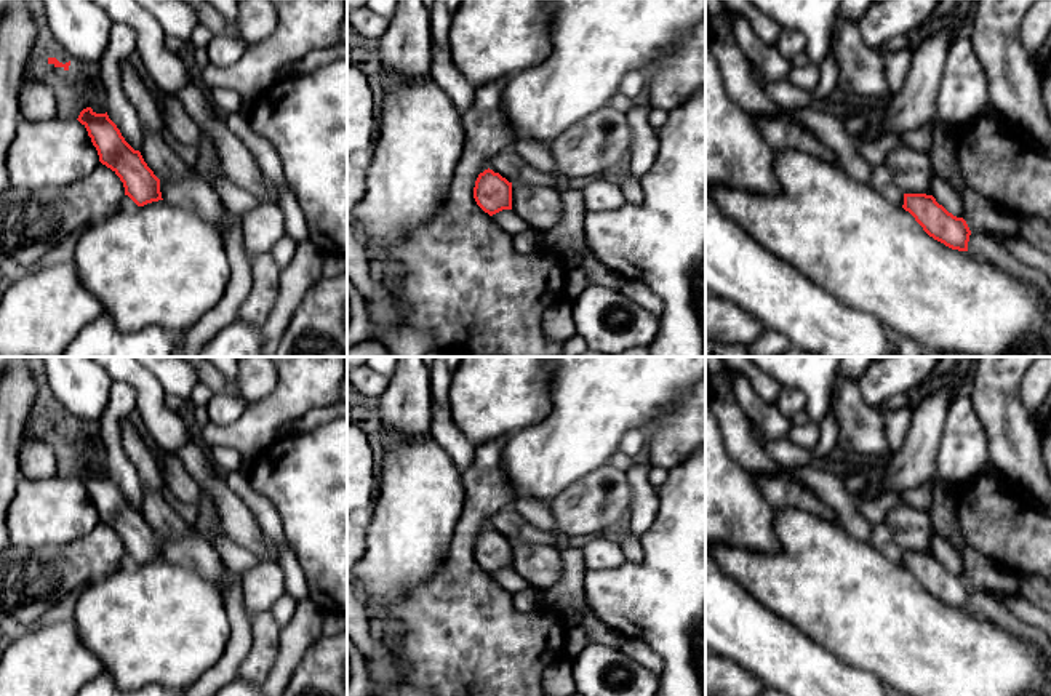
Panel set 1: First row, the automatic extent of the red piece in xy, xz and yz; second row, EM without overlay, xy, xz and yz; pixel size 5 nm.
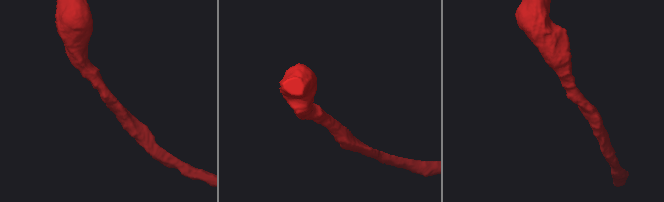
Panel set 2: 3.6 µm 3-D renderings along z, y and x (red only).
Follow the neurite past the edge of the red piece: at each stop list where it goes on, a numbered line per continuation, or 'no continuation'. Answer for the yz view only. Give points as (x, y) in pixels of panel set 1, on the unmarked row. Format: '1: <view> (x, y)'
1: yz (914, 530)

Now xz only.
1: xz (539, 565)

